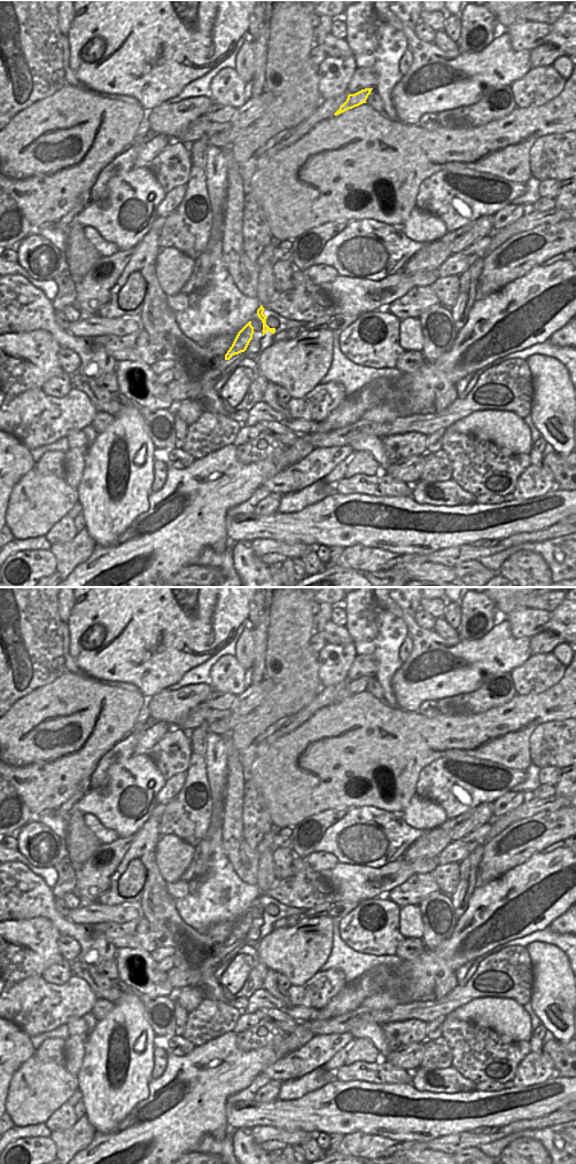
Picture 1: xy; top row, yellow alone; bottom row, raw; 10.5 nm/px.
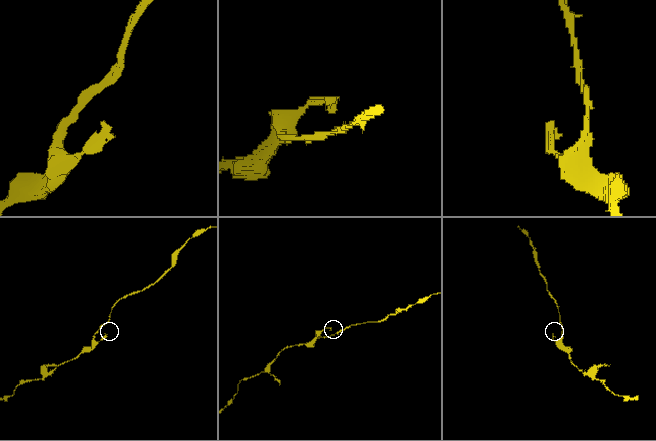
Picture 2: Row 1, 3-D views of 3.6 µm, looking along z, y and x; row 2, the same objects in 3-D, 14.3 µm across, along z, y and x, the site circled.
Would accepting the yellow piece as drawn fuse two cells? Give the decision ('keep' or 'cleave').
keep

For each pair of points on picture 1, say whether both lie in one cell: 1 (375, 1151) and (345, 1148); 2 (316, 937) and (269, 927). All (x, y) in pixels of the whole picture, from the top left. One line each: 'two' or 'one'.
1: one
2: two

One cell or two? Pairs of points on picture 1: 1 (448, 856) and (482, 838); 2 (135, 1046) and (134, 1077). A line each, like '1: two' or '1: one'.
1: one
2: one

